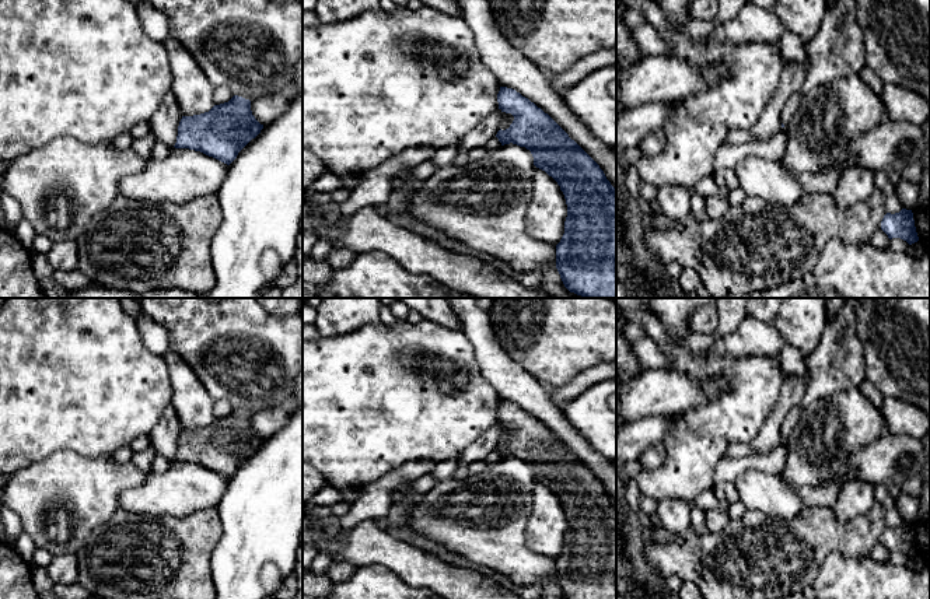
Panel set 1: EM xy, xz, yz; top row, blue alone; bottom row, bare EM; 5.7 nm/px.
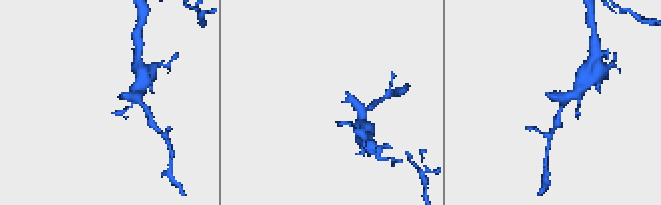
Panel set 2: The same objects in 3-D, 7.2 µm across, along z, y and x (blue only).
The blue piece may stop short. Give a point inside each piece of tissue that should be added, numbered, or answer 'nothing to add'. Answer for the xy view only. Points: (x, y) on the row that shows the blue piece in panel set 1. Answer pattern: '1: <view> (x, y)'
nothing to add

